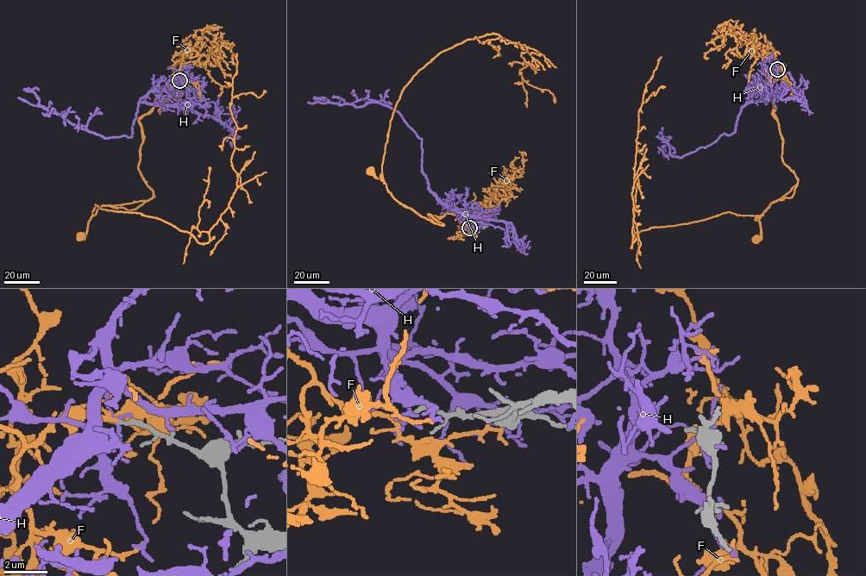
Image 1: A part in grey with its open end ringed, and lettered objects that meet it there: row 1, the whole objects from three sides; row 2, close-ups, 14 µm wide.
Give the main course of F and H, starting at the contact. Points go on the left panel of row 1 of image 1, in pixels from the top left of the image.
F: (179, 79), (169, 80), (139, 120), (142, 142), (138, 169), (153, 197), (103, 205), (80, 237)
H: (179, 80), (140, 99), (130, 137), (103, 137), (72, 124), (41, 107), (34, 91), (26, 90), (39, 90)

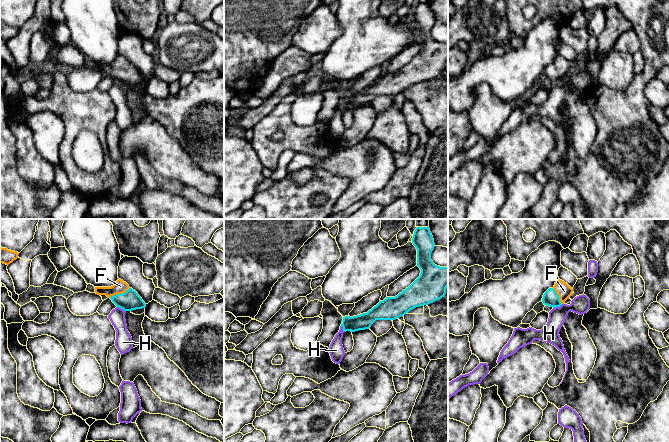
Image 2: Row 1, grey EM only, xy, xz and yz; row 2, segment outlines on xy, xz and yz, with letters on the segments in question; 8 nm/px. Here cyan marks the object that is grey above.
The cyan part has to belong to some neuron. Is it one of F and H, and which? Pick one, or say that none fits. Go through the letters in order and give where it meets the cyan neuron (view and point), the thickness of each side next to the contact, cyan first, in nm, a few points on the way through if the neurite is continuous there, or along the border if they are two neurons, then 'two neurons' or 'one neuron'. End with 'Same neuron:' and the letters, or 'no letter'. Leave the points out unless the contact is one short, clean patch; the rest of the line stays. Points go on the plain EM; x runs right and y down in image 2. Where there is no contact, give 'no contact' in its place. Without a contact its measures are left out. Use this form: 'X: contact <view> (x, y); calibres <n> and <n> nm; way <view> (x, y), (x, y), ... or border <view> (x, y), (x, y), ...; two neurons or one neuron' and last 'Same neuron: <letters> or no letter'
F: contact xy (119, 70); calibres 160 and 100 nm; way xy (130, 76), (119, 70), (120, 62); one neuron
H: contact yz (557, 82); calibres 130 and 150 nm; border yz (562, 80), (553, 84); two neurons
Same neuron: F

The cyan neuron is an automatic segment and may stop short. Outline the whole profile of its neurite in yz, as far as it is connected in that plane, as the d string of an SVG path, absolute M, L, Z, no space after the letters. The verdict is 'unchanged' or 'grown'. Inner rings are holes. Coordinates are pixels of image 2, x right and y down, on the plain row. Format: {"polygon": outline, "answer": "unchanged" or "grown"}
{"polygon": "M557 56L553 64L549 64L543 71L542 78L546 82L560 83L572 71L573 65L564 57Z", "answer": "grown"}

